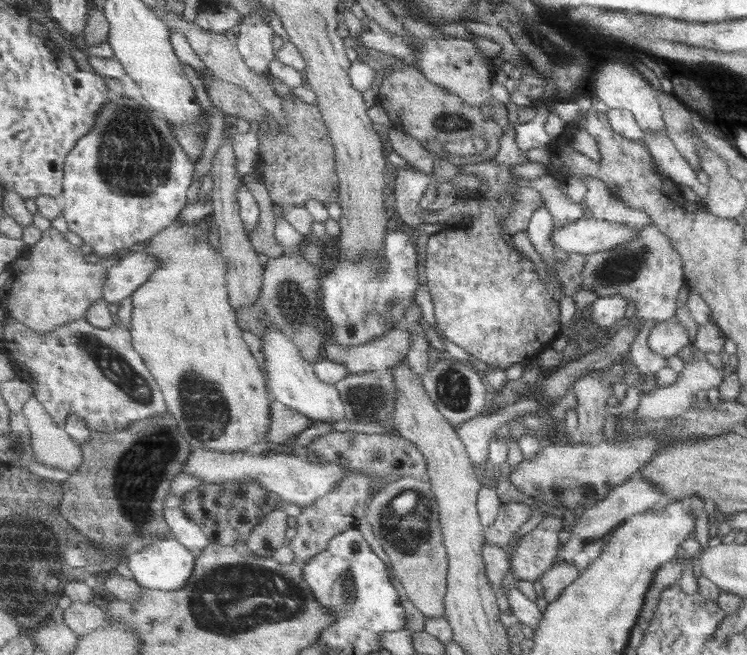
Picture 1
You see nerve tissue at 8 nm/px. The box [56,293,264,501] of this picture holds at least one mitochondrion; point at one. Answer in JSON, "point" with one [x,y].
{"point":[111,363]}

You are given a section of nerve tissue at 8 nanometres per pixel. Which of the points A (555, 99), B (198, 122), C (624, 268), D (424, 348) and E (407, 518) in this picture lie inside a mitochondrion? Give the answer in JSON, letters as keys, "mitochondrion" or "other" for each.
{"A":"other","B":"other","C":"mitochondrion","D":"other","E":"mitochondrion"}

